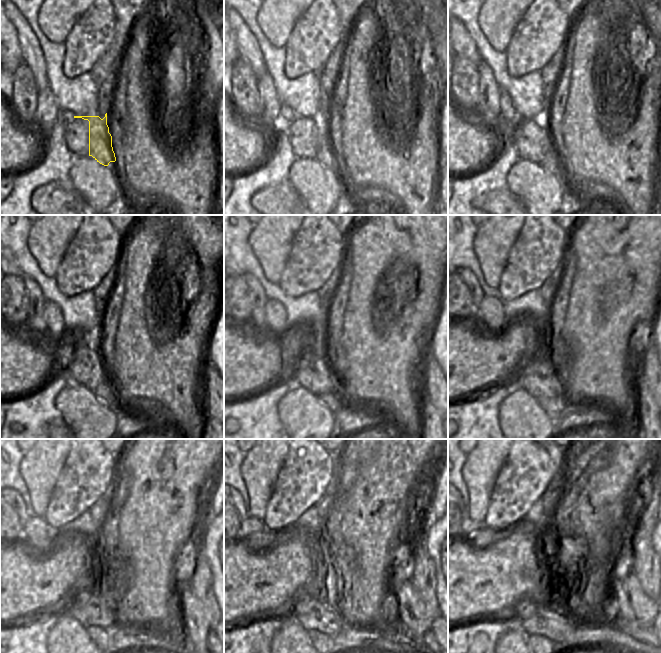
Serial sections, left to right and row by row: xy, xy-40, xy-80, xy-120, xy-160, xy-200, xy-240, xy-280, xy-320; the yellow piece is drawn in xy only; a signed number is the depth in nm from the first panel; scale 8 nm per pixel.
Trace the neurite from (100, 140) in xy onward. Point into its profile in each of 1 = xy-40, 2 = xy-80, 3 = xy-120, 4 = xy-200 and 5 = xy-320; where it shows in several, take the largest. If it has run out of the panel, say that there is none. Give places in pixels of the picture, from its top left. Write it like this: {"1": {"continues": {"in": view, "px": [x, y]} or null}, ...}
{"1": {"continues": {"in": "xy-40", "px": [326, 155]}}, "2": {"continues": {"in": "xy-80", "px": [551, 163]}}, "3": {"continues": {"in": "xy-120", "px": [104, 392]}}, "4": {"continues": {"in": "xy-200", "px": [553, 406]}}, "5": {"continues": {"in": "xy-320", "px": [535, 642]}}}

